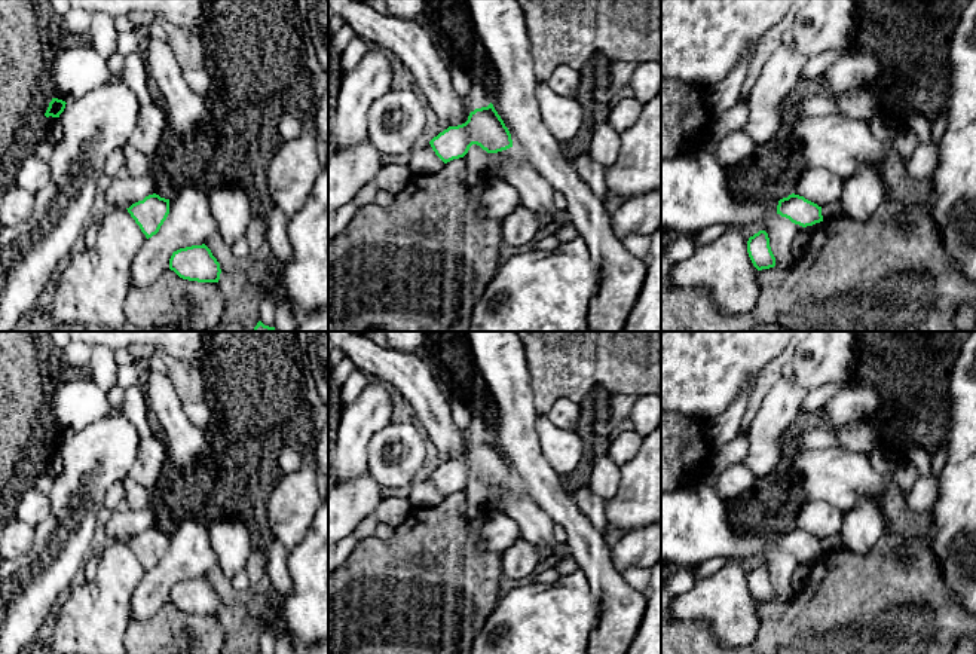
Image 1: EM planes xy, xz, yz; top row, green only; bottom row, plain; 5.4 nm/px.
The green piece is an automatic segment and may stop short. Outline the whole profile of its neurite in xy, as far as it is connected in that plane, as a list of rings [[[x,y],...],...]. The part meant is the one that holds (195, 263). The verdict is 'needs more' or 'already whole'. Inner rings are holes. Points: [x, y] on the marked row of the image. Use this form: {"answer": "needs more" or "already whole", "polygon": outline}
{"answer": "already whole", "polygon": [[[205,244],[174,251],[169,269],[183,279],[198,282],[218,282],[221,273],[220,263]]]}

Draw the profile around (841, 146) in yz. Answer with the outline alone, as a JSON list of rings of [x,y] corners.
[[[801,114],[792,122],[787,131],[784,129],[784,126],[786,117],[783,122],[781,141],[787,146],[787,150],[799,155],[807,168],[824,168],[836,174],[842,180],[851,178],[863,164],[879,164],[884,174],[884,161],[887,158],[888,150],[893,147],[893,141],[878,141],[869,131],[868,122],[848,120],[841,117],[839,114],[829,114],[824,117]]]

